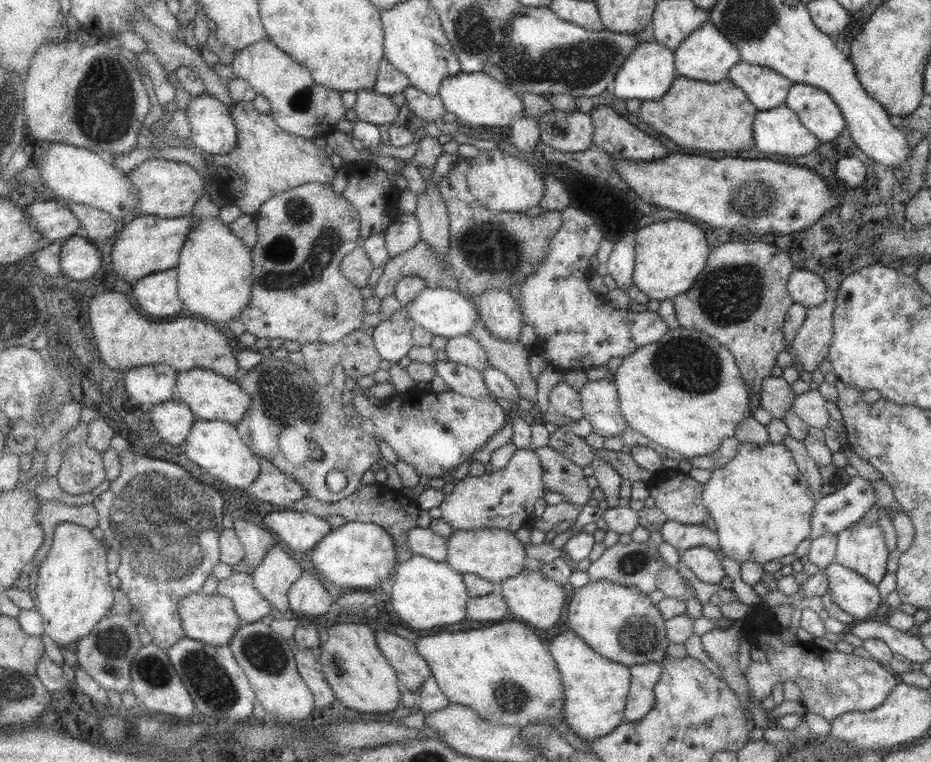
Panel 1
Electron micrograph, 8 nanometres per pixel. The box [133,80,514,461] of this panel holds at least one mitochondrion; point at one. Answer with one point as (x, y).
(289, 270)

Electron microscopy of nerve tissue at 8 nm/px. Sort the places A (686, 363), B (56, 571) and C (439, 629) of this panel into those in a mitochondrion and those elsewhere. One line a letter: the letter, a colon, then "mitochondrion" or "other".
A: mitochondrion
B: other
C: other

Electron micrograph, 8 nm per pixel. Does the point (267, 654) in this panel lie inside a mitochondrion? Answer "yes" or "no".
yes

